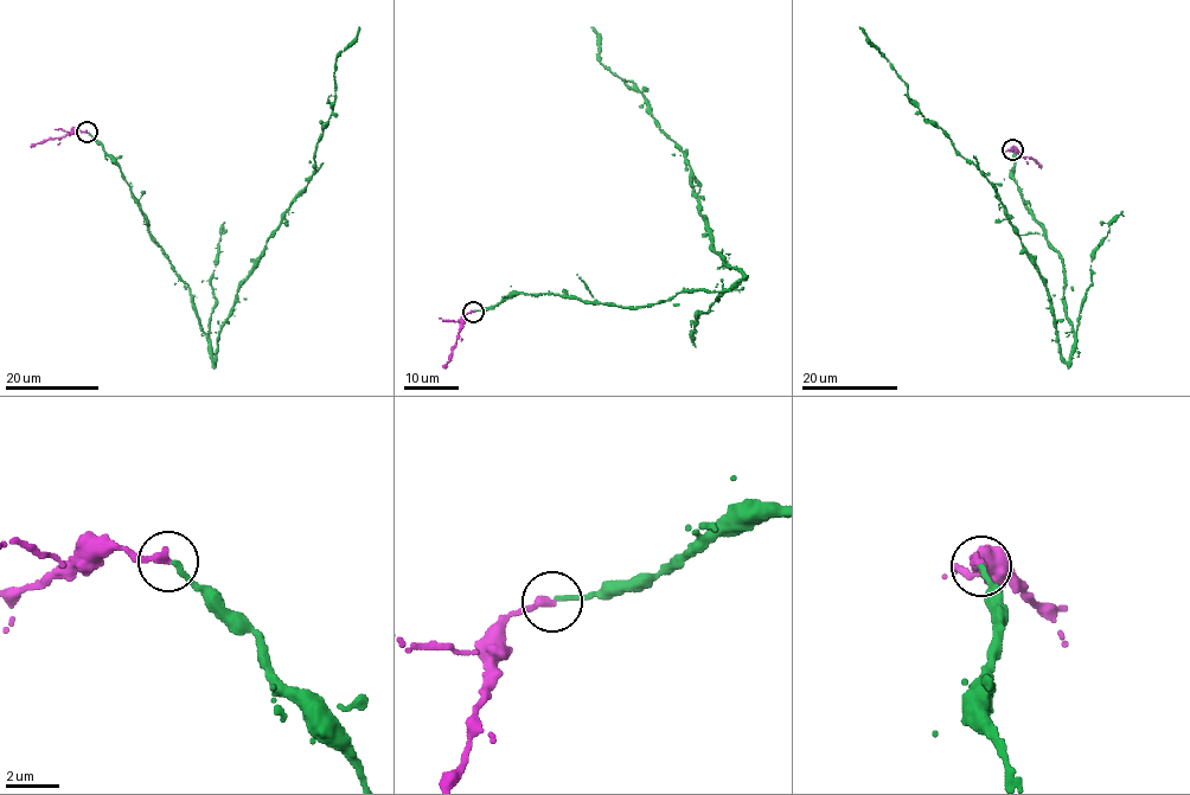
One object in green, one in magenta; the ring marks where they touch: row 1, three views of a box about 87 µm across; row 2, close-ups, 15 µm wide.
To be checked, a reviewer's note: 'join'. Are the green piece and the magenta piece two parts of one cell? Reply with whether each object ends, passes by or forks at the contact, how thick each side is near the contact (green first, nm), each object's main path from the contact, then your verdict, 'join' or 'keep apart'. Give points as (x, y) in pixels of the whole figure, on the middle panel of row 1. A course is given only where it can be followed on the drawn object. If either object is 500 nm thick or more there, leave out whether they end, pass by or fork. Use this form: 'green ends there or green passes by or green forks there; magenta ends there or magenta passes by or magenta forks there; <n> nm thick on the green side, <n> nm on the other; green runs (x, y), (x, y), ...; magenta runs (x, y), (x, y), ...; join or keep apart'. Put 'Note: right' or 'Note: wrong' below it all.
green ends there; magenta ends there; 200 nm thick on the green side, 320 nm on the other; green runs (474, 311), (525, 293), (639, 307), (743, 276), (710, 247), (680, 147), (634, 83), (600, 63), (590, 27); magenta runs (473, 312), (464, 316), (452, 354), (442, 366); join
Note: right

